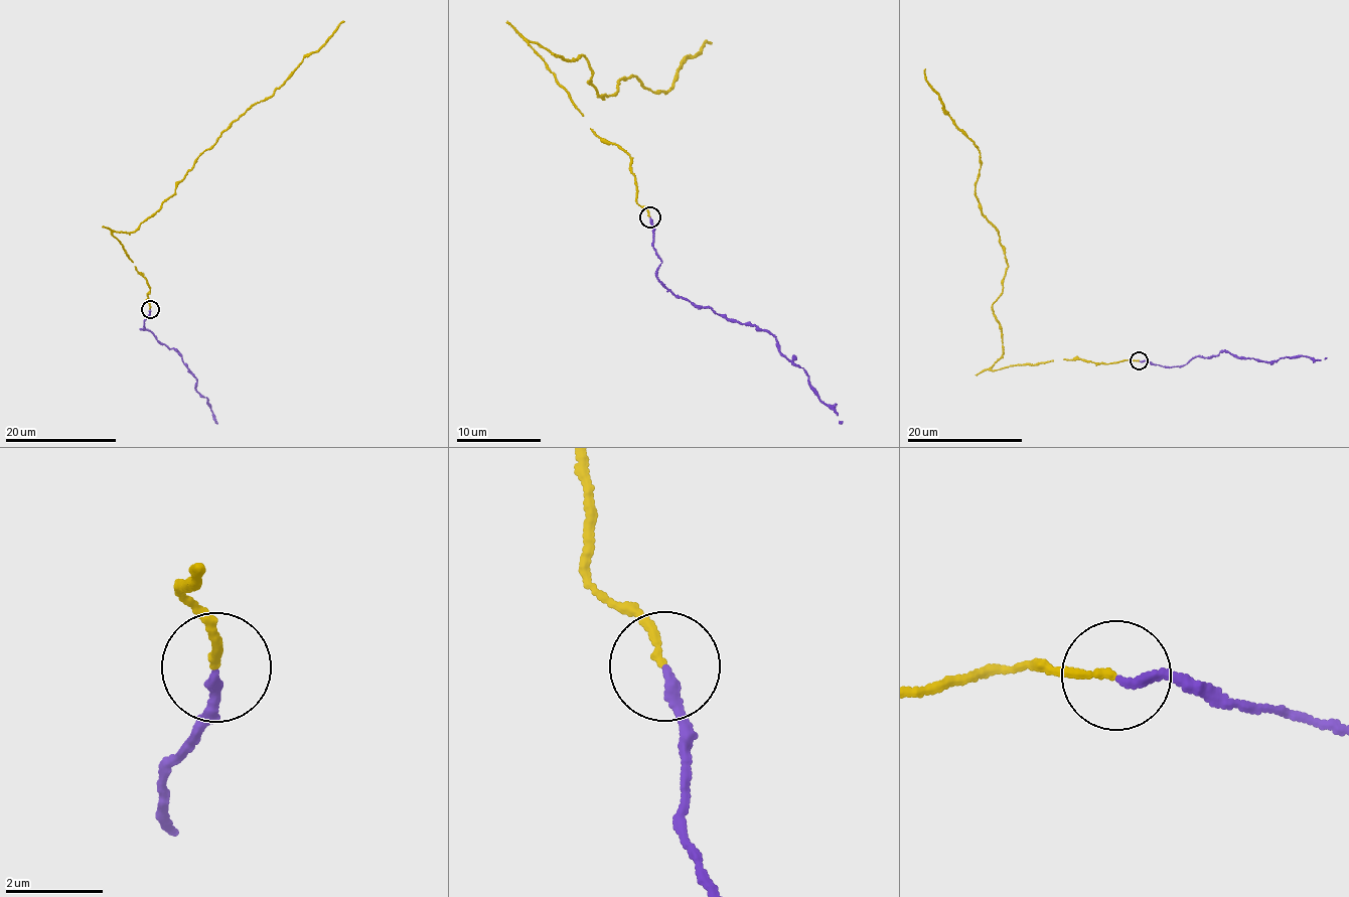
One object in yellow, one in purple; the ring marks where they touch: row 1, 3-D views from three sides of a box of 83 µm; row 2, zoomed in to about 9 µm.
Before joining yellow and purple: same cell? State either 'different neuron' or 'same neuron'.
same neuron

